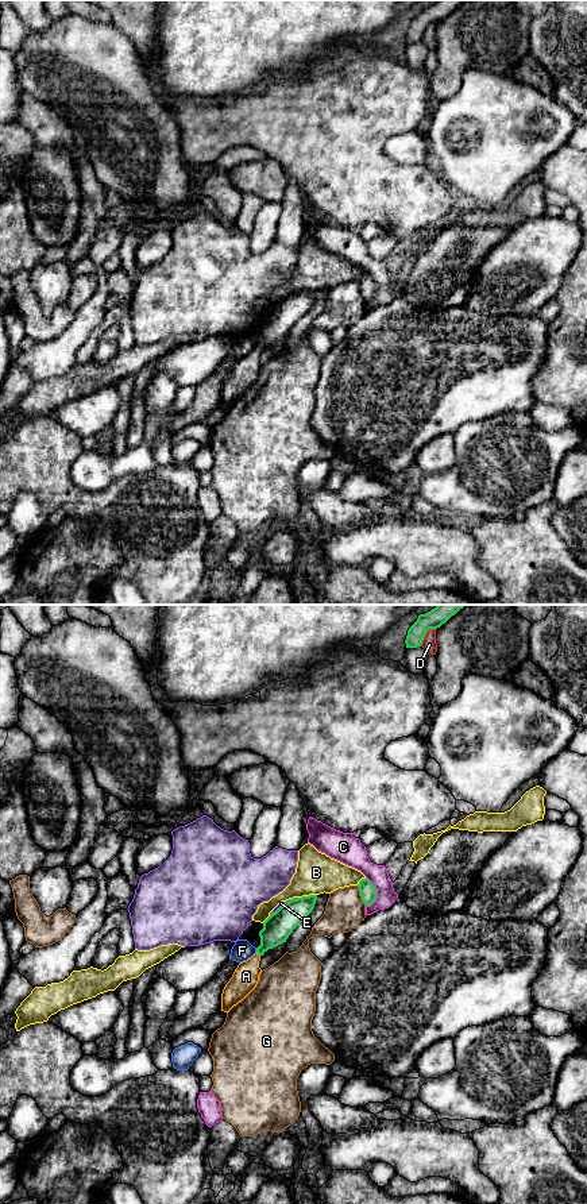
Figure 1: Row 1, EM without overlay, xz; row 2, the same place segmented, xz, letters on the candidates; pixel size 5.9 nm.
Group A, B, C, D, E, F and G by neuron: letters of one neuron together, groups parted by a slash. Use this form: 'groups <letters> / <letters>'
groups A / B / C / D / E / F / G

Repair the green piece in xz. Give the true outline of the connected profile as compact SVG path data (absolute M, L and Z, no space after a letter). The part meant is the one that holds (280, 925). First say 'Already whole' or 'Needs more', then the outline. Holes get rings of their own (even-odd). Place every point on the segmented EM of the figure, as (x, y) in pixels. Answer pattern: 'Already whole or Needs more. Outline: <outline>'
Needs more. Outline: M317 895L302 896L283 903L264 922L259 931L260 945L256 953L237 965L221 993L221 1011L228 1012L258 984L262 969L260 957L289 938L293 930L313 911Z

